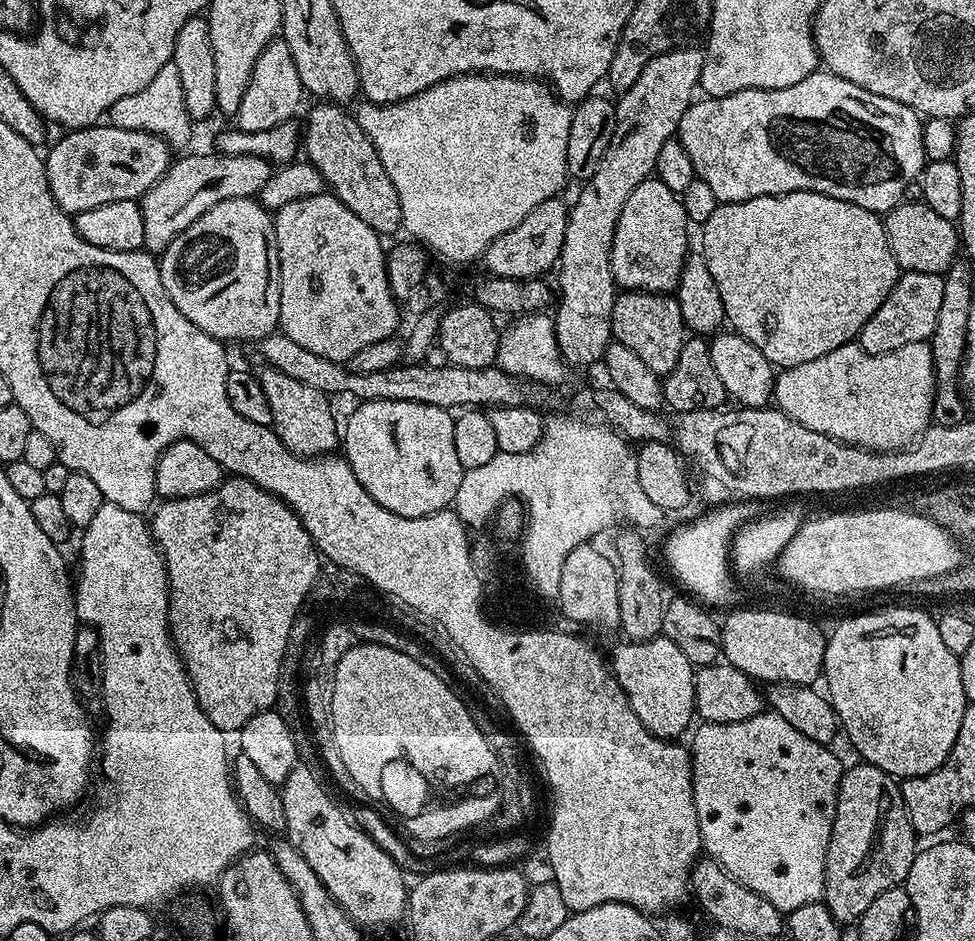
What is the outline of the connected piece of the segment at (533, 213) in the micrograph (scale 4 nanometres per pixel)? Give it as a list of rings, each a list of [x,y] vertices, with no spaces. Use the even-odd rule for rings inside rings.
[[[559,195],[552,196],[546,202],[538,202],[514,230],[494,238],[484,251],[482,265],[489,277],[501,280],[534,280],[543,277],[557,267],[562,254],[562,242],[566,238],[566,222],[569,205],[560,201]]]

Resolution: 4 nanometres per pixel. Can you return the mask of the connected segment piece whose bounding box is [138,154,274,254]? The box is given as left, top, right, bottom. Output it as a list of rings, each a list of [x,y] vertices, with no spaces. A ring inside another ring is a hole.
[[[184,156],[173,159],[166,174],[138,203],[142,210],[142,222],[146,226],[144,248],[153,254],[165,252],[174,238],[182,234],[210,206],[230,198],[259,197],[262,186],[270,182],[273,165],[257,156]]]

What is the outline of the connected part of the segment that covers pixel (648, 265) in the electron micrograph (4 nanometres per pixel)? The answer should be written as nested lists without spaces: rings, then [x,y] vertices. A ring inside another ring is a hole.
[[[655,178],[643,180],[635,188],[634,194],[626,198],[626,206],[622,206],[622,218],[618,218],[618,226],[614,230],[612,273],[616,279],[617,289],[629,292],[675,293],[684,260],[690,255],[688,228],[690,229],[690,221],[684,209],[683,199],[661,180]]]

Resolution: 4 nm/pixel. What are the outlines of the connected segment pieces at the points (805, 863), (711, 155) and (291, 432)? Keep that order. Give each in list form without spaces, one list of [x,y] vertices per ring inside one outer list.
[[[765,710],[746,722],[701,723],[691,733],[692,789],[698,814],[703,851],[730,878],[742,882],[754,894],[764,896],[770,906],[789,913],[815,900],[824,899],[824,863],[830,830],[836,813],[836,795],[842,763],[827,744],[806,738],[790,722]]]
[[[827,70],[811,72],[802,82],[794,82],[794,86],[786,86],[782,90],[738,90],[729,96],[710,96],[697,99],[682,114],[678,129],[678,139],[686,154],[690,154],[697,177],[714,190],[717,201],[722,204],[733,204],[759,196],[781,196],[787,192],[817,192],[830,198],[838,198],[842,202],[854,202],[854,206],[862,206],[866,210],[883,214],[896,207],[904,200],[906,186],[919,181],[924,170],[926,155],[923,146],[922,117],[910,106],[902,102],[894,102],[894,98],[882,98],[882,94],[870,94],[870,90],[862,90],[854,82],[846,82],[846,78],[838,78]]]
[[[261,363],[259,365],[260,369],[255,369],[254,375],[257,382],[262,386],[262,394],[266,394],[266,402],[270,402],[270,410],[272,411],[272,422],[270,427],[278,434],[278,438],[286,445],[290,451],[292,451],[295,456],[302,456],[305,458],[315,458],[317,456],[327,456],[329,454],[335,453],[337,451],[338,445],[342,440],[342,432],[338,427],[338,420],[336,424],[336,416],[332,413],[332,408],[328,403],[330,403],[329,397],[325,393],[314,390],[314,386],[306,386],[303,382],[298,382],[298,378],[286,378],[286,374],[282,374],[277,368],[271,368],[268,364]]]

